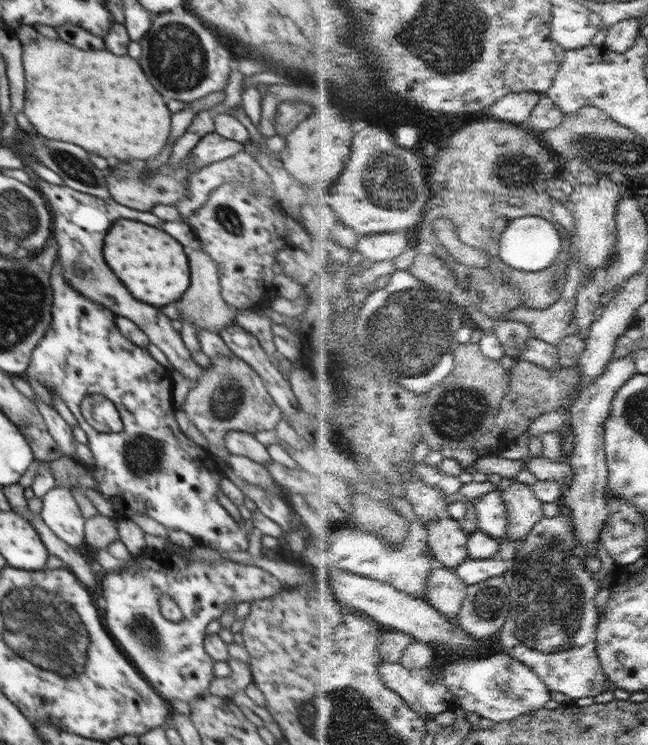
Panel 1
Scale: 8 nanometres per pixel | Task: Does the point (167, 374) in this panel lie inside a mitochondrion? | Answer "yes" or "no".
no

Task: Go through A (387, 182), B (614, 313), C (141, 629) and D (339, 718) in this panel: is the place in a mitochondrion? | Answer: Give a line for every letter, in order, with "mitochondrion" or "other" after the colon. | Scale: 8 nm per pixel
A: mitochondrion
B: other
C: mitochondrion
D: mitochondrion

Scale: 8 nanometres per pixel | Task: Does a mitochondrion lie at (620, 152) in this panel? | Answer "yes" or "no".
yes

